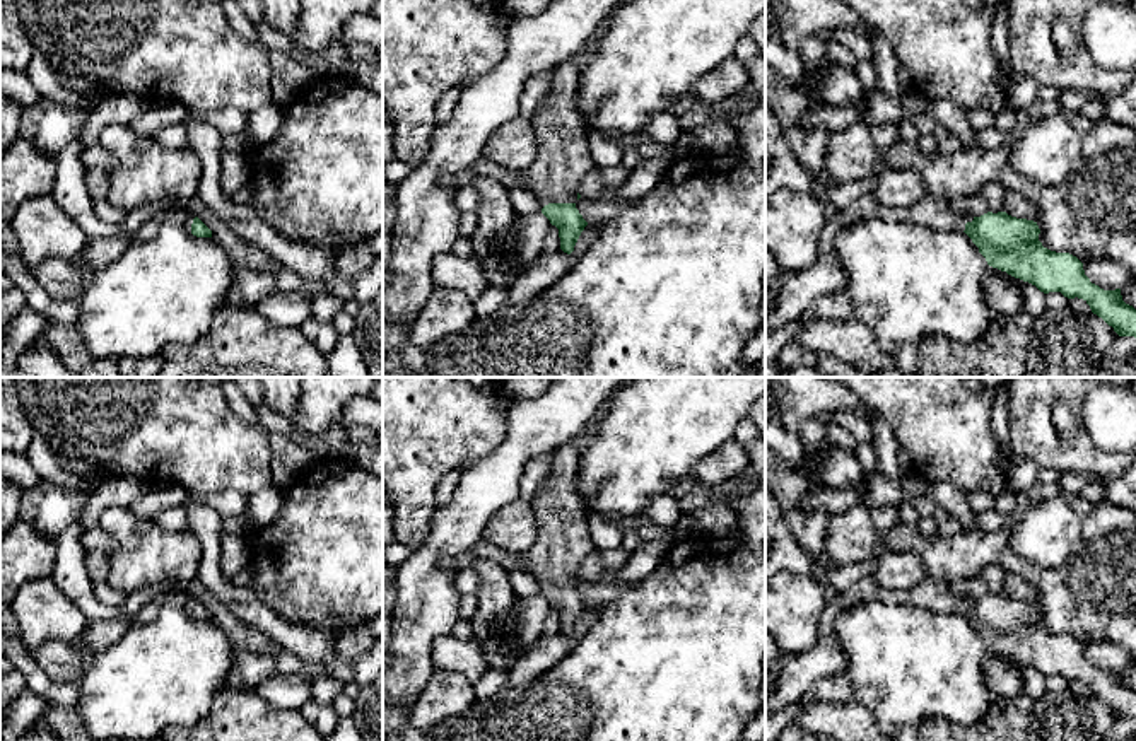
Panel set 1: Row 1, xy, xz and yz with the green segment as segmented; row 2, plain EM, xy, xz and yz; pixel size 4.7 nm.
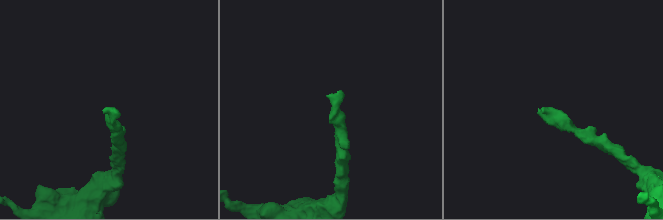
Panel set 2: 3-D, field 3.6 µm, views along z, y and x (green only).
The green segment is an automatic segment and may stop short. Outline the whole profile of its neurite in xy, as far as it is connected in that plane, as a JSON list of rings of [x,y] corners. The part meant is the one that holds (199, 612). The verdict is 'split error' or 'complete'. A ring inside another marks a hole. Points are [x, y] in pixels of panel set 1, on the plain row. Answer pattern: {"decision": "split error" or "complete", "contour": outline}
{"decision": "split error", "contour": [[[167,592],[154,598],[138,615],[137,623],[154,621],[166,606],[176,606],[196,620],[212,620],[212,613],[186,592]]]}

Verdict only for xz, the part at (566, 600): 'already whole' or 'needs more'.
needs more

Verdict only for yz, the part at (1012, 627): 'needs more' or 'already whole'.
needs more

